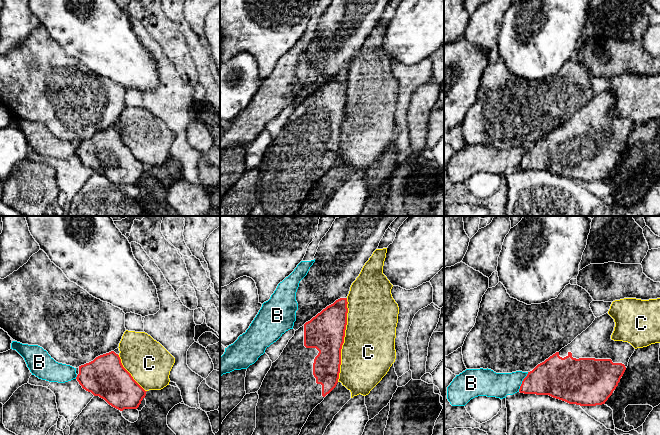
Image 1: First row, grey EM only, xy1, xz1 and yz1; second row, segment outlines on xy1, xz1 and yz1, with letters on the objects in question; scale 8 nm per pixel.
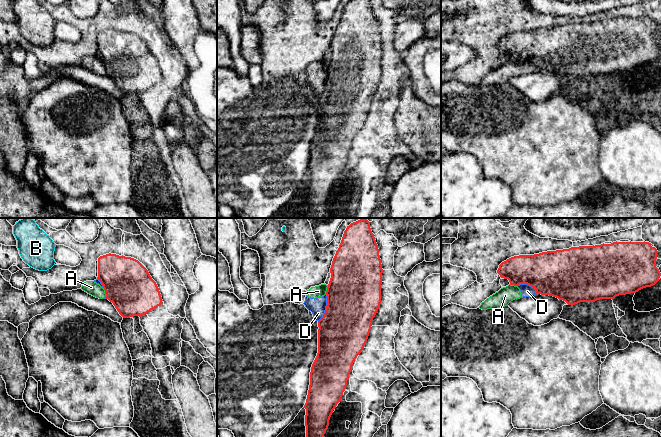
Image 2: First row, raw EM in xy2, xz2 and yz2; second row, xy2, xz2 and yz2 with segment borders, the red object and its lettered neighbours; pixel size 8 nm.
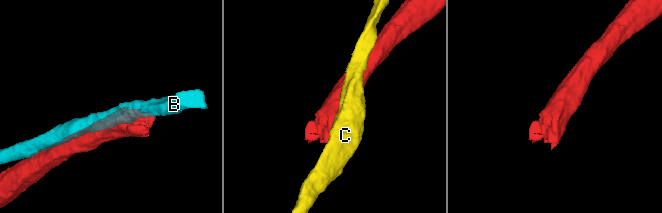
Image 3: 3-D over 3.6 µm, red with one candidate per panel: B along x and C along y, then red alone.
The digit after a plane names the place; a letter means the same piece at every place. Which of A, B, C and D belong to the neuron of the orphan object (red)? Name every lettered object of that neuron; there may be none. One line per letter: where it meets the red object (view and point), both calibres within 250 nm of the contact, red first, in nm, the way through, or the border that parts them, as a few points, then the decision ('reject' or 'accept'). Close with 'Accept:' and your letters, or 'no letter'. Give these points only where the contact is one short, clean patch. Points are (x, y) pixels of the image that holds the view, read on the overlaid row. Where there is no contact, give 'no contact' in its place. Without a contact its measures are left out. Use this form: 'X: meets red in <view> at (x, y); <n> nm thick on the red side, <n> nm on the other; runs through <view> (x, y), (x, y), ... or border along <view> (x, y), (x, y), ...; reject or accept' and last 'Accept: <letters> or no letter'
A: meets red in xz2 at (327, 289); 440 nm thick on the red side, 100 nm on the other; reject
B: meets red in yz1 at (522, 382); 300 nm thick on the red side, 200 nm on the other; reject
C: meets red in xz1 at (343, 340); 300 nm thick on the red side, 420 nm on the other; reject
D: meets red in xz2 at (326, 308); 440 nm thick on the red side, 140 nm on the other; border along xz2 (326, 294), (326, 309), (318, 321); reject
Accept: no letter

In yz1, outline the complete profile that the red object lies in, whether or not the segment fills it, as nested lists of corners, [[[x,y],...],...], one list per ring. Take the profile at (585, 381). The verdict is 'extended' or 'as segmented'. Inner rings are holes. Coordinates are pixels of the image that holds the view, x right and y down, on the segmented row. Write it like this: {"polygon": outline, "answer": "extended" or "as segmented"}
{"polygon": [[[608,313],[595,318],[593,323],[570,344],[528,372],[519,392],[549,395],[580,406],[605,404],[618,386],[635,351],[630,343],[611,339],[614,327],[614,319]]], "answer": "extended"}

